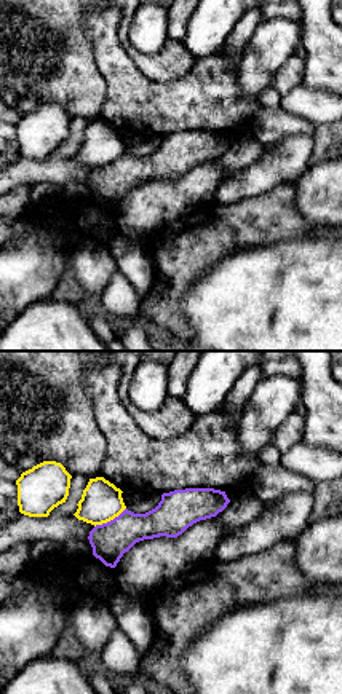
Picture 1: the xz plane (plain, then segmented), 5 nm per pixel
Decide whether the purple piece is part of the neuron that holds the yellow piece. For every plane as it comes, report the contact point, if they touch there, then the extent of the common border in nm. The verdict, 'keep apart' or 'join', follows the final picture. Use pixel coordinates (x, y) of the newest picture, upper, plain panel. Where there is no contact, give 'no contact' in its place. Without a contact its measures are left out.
(109, 163) | 190 nm

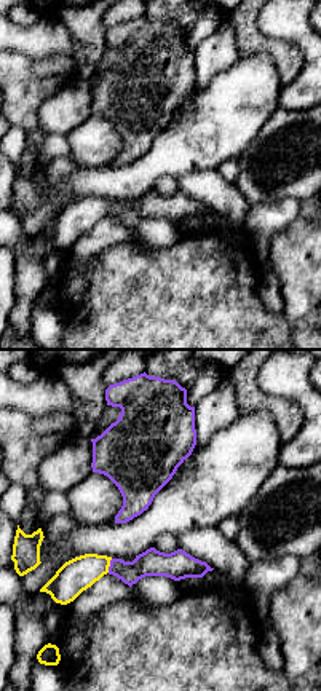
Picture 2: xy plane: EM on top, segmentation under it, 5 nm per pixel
(109, 208) | 80 nm

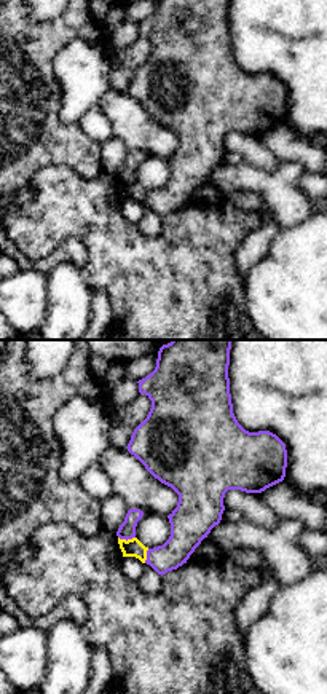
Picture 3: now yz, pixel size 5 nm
(125, 182) | 90 nm

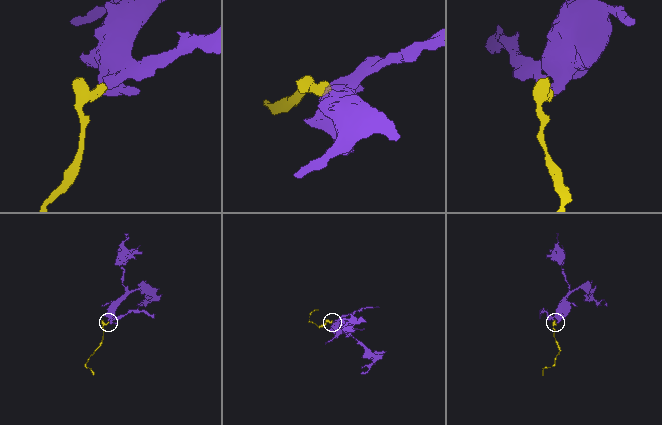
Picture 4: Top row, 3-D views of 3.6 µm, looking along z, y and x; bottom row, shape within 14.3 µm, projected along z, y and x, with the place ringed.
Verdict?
keep apart

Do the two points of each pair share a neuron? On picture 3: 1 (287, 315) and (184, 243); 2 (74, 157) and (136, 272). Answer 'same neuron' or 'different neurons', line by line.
1: different neurons
2: different neurons

